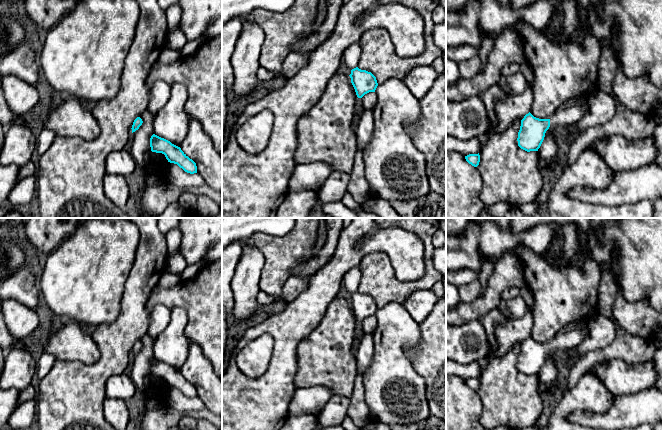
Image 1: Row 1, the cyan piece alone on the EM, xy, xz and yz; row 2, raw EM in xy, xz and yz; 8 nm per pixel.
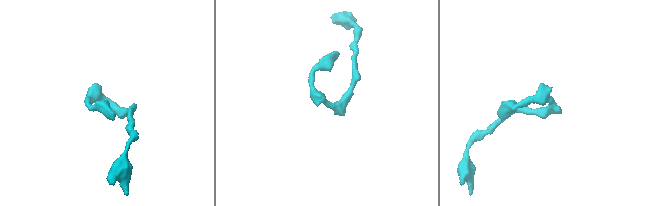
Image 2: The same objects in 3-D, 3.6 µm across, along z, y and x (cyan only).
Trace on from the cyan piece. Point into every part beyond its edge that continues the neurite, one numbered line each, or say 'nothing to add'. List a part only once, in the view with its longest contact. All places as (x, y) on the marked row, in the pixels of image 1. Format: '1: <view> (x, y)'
1: yz (563, 118)

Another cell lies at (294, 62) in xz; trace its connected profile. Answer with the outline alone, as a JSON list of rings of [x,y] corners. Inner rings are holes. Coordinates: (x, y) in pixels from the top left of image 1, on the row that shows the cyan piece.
[[[290,52],[285,58],[282,66],[282,75],[286,79],[295,76],[308,62],[310,53],[298,54]]]

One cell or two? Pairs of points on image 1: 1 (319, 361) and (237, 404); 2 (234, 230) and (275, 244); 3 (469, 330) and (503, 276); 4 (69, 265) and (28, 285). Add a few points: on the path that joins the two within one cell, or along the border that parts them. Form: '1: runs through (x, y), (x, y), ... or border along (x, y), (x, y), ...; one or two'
1: border along (296, 349), (297, 372), (295, 386), (297, 388); two
2: border along (275, 236), (254, 232), (246, 240); two
3: border along (479, 318), (456, 326); two
4: border along (37, 273), (37, 286), (41, 297); two

